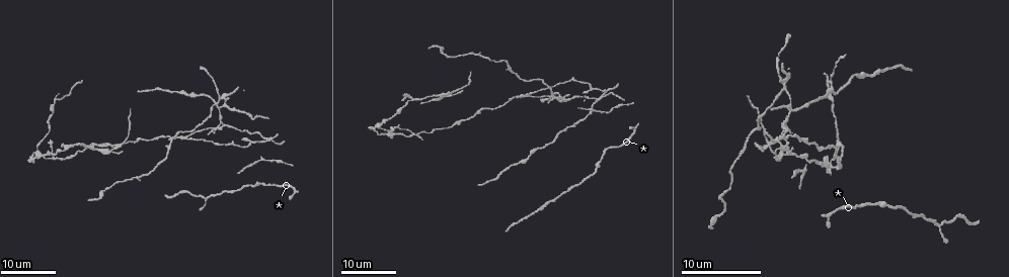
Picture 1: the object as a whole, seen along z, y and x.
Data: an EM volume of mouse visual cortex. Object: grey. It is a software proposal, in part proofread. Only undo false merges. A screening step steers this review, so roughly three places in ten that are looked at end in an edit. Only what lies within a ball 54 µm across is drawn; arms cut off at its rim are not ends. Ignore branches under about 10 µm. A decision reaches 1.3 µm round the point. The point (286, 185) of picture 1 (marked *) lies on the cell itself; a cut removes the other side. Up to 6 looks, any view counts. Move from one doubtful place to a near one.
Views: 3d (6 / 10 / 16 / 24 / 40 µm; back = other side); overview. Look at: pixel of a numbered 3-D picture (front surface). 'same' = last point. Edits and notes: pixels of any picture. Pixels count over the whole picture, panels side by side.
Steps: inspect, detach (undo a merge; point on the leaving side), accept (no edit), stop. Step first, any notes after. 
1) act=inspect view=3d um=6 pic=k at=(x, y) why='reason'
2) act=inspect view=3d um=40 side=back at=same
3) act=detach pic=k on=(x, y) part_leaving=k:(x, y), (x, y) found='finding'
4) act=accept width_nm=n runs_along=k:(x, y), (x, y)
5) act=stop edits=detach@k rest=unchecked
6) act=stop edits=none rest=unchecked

act=inspect view=3d um=16 pic=1 at=(528, 93) why='three arms meet'

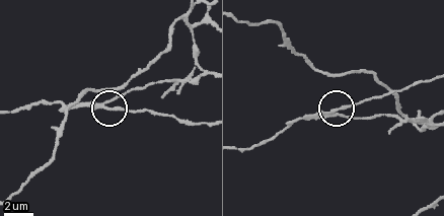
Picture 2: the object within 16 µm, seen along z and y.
act=inspect view=3d um=6 pic=2 at=(108, 109)

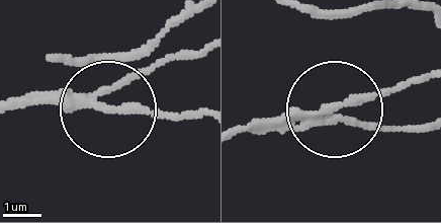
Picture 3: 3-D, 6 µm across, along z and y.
act=inspect view=3d um=6 side=back pic=3 at=(329, 107)

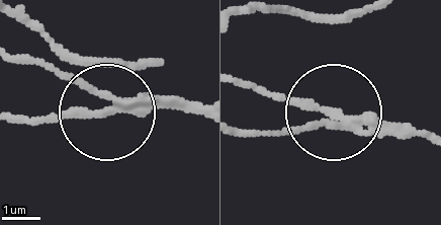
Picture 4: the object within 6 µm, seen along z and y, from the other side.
act=detach pic=4 on=(90, 88) side_arm_um=20 arms=3 found='a second cell is stuck on'

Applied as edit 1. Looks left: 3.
act=inspect view=3d um=24 pic=1 at=(816, 146) why='sudden change in width'

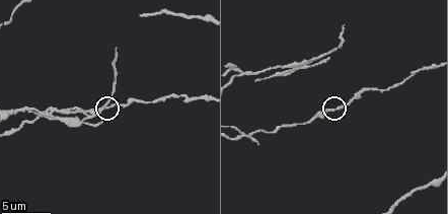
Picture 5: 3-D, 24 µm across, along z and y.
act=inspect view=3d um=10 pic=5 at=(332, 110)

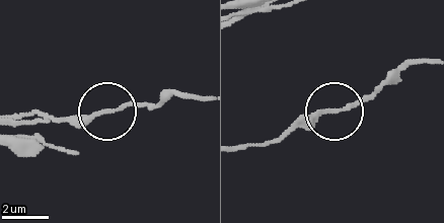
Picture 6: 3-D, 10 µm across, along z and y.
act=detach pic=6 on=(61, 119) width_nm=190 part_leaving=6:(317, 114), (301, 116), (273, 139), (237, 145) found='a second cell is stuck on'

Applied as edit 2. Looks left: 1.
act=stop edits=detach@4,detach@6 rest=unchecked

